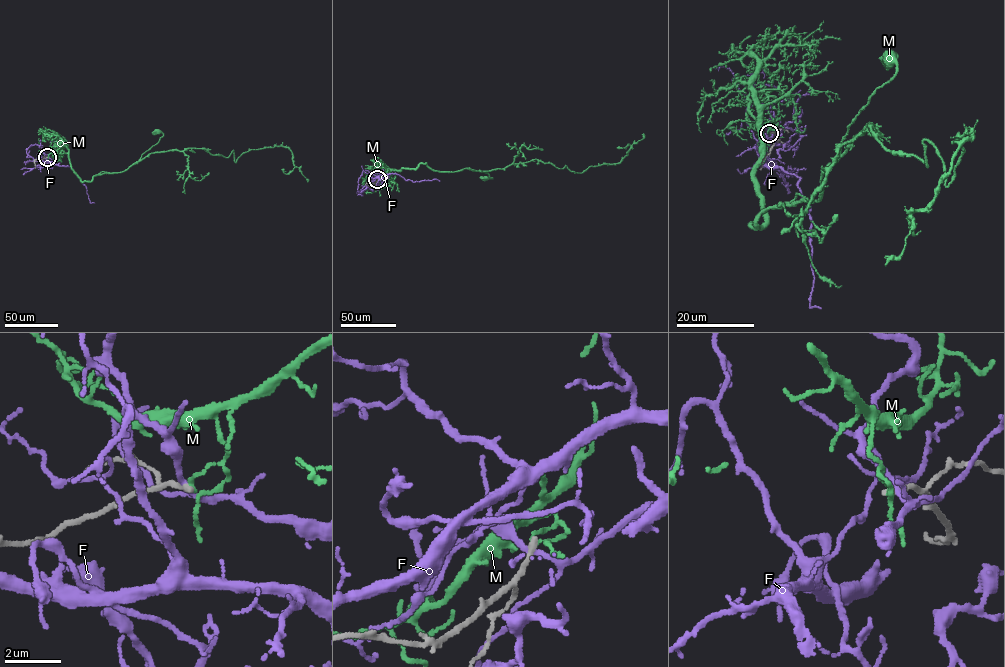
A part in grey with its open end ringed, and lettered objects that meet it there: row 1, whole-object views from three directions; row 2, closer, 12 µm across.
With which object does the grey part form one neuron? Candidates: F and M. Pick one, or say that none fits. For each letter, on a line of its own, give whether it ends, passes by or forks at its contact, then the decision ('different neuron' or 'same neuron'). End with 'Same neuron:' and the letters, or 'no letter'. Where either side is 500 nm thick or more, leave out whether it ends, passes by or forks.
F: it passes by; different neuron
M: it forks there; different neuron
Same neuron: no letter

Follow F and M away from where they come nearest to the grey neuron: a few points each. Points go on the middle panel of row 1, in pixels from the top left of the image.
F: (377, 180), (384, 175), (397, 174), (414, 182), (440, 181)
M: (377, 179), (382, 170), (416, 168), (423, 163), (440, 171), (470, 169), (487, 172), (492, 178), (485, 178)

